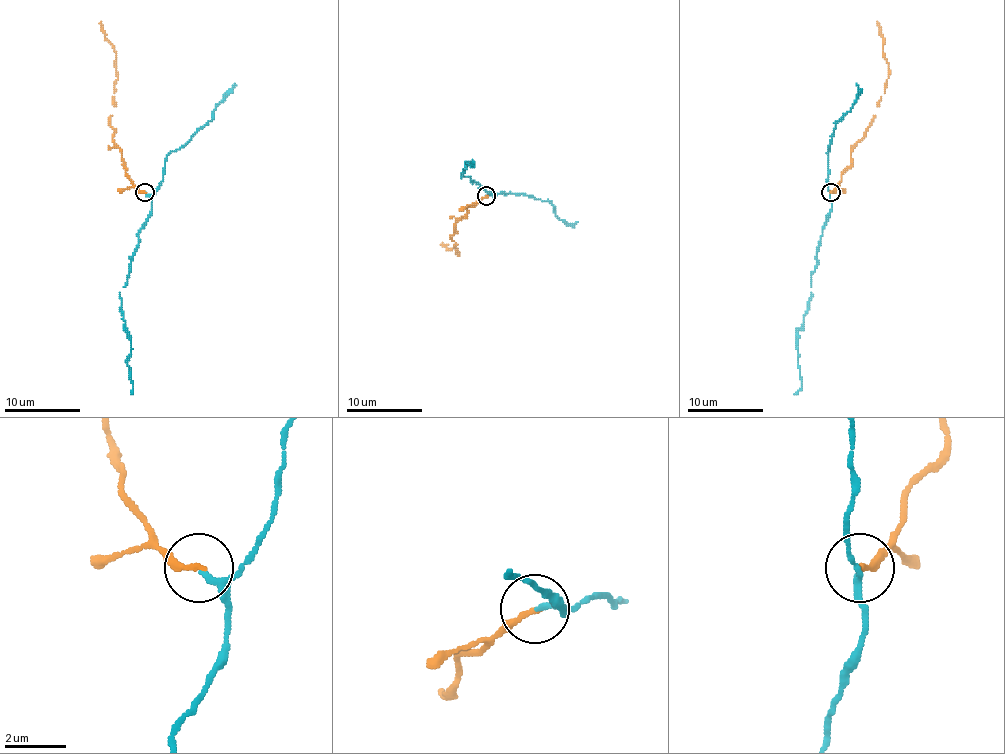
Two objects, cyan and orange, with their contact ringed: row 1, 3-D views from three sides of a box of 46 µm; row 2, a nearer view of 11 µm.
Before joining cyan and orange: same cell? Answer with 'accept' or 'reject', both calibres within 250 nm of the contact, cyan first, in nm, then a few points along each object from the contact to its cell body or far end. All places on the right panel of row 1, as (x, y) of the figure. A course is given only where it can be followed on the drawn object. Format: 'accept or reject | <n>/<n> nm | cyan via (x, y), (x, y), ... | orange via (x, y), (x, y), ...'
accept | 150/200 nm | cyan via (830, 192), (832, 211), (822, 230), (798, 341), (802, 386), (794, 394) | orange via (830, 192), (850, 164), (850, 149), (862, 138), (877, 102), (884, 93), (888, 62), (877, 21)

